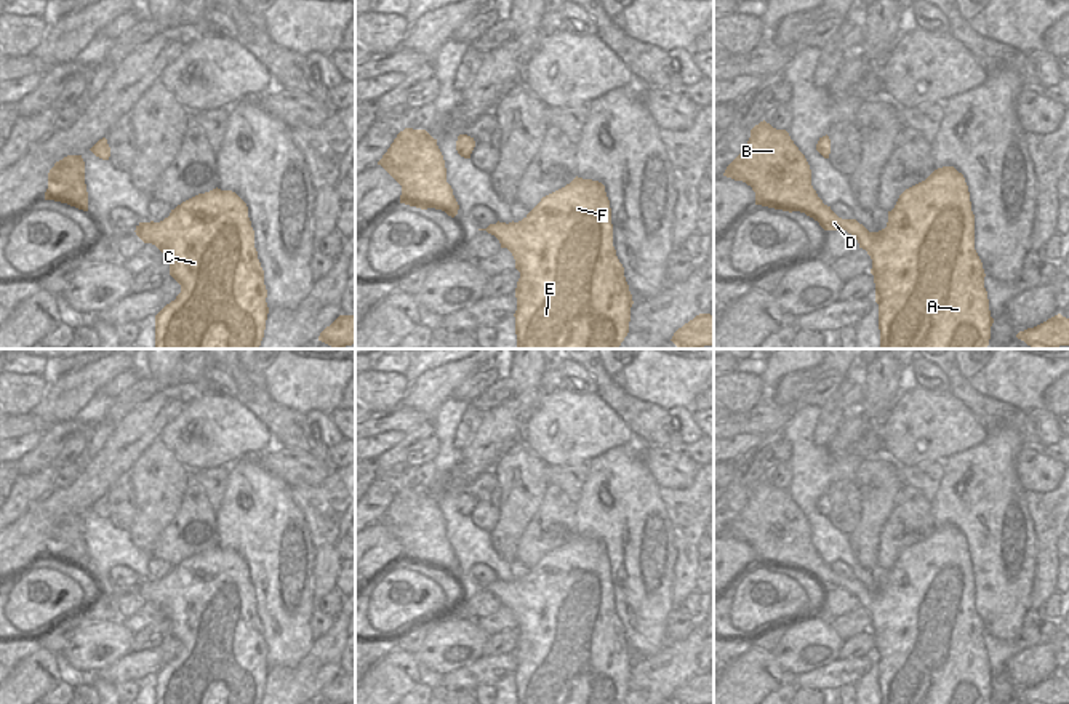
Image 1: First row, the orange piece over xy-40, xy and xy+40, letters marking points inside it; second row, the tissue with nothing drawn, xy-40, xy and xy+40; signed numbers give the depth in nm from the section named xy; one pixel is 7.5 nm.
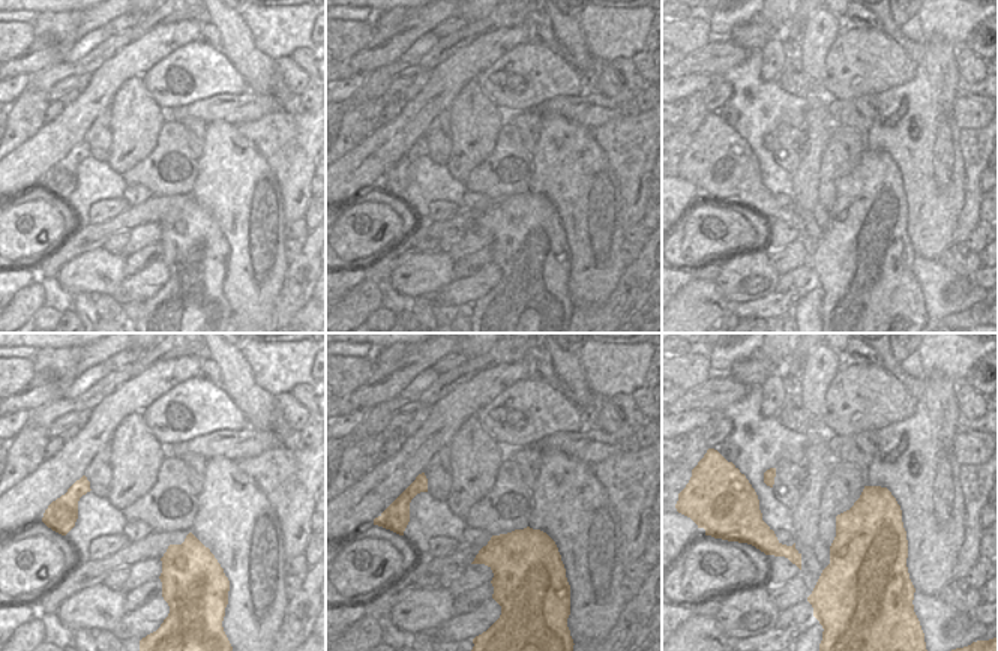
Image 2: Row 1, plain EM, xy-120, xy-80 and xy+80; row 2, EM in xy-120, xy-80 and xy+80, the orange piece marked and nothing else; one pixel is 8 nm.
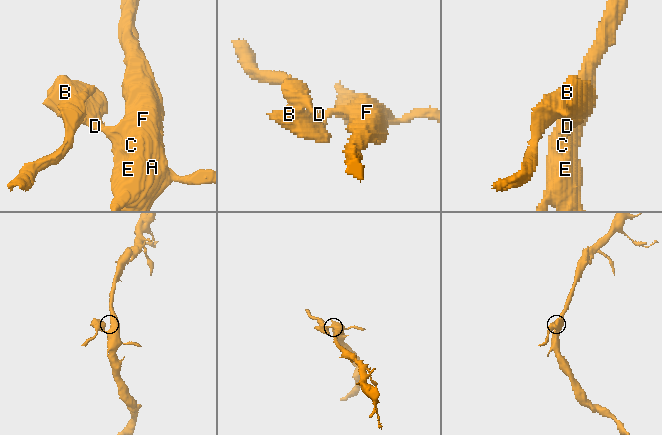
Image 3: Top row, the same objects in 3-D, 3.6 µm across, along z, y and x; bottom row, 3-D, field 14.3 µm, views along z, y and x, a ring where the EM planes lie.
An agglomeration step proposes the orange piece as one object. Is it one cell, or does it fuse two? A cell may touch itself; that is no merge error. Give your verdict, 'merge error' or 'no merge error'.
merge error

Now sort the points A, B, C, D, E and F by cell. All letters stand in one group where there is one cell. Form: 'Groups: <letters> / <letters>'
Groups: A C E F / B D.

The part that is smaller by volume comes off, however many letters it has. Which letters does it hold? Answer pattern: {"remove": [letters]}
{"remove": ["B", "D"]}

